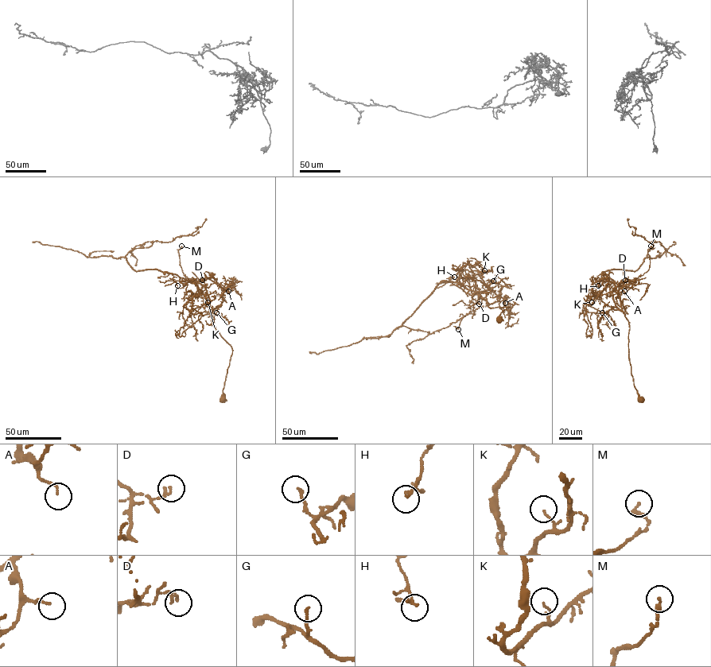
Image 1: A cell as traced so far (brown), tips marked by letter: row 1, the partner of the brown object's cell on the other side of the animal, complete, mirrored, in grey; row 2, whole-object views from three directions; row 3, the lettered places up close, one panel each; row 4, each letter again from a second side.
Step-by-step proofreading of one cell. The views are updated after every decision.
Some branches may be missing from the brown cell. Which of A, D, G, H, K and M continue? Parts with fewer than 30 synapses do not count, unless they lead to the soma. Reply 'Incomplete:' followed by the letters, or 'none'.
Incomplete: none

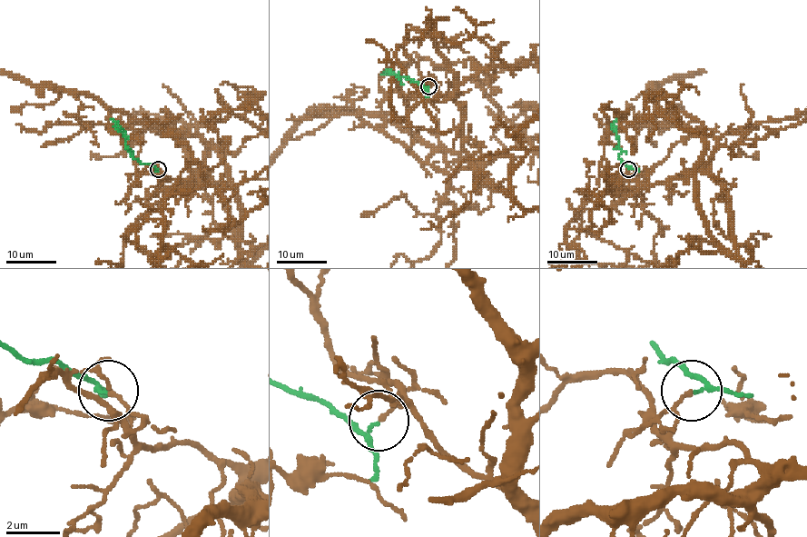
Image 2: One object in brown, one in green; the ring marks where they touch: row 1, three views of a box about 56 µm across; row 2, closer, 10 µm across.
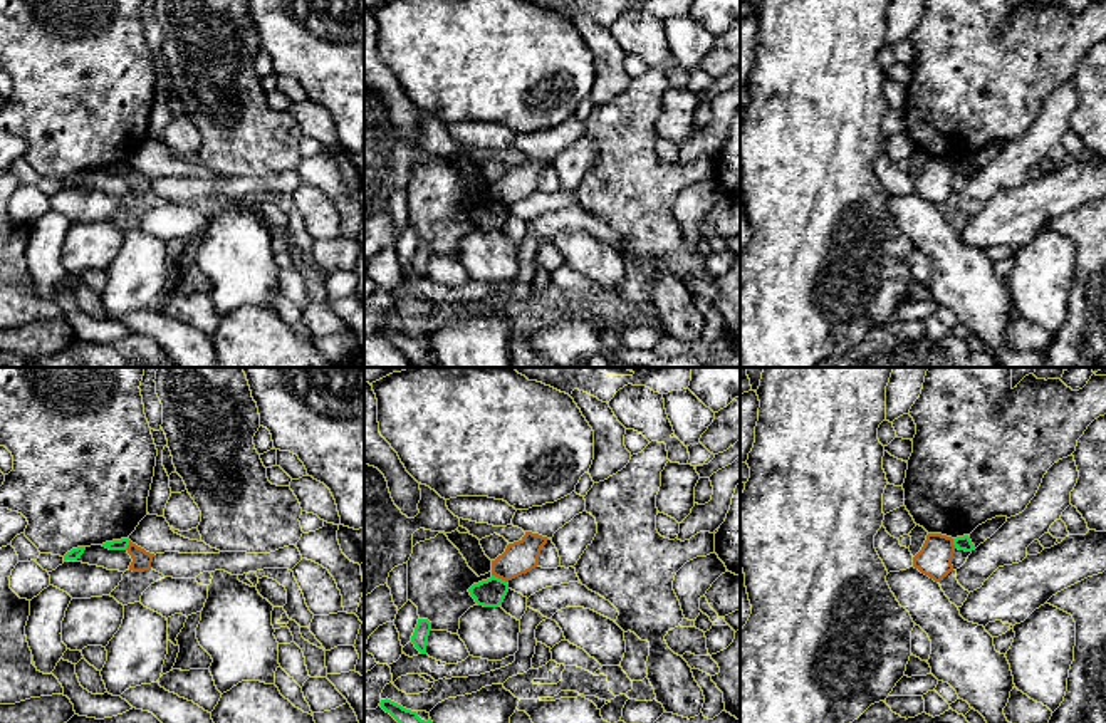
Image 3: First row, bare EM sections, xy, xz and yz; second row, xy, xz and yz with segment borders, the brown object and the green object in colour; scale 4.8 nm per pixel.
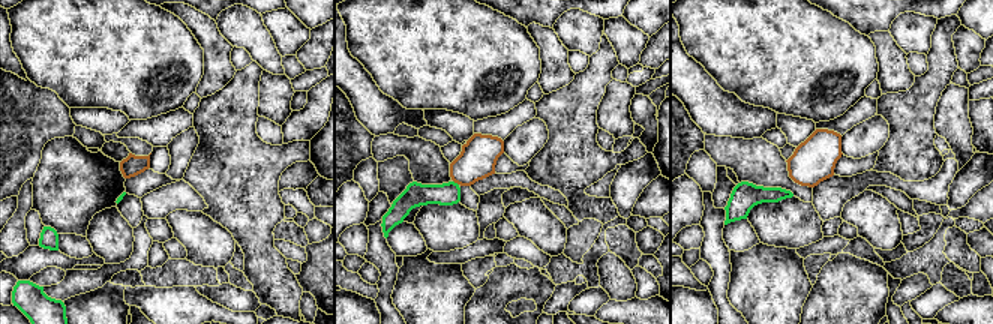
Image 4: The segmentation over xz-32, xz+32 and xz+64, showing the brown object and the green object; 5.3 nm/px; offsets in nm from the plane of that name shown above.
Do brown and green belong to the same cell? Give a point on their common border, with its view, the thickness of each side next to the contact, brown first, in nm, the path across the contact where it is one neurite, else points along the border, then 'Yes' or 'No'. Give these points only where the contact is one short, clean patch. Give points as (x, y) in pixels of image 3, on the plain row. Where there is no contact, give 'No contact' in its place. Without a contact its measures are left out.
Touches brown at xz (499, 202). Thickness 160 nm (brown) against 140 nm. Boundary: xz (492, 198), (506, 207). No

